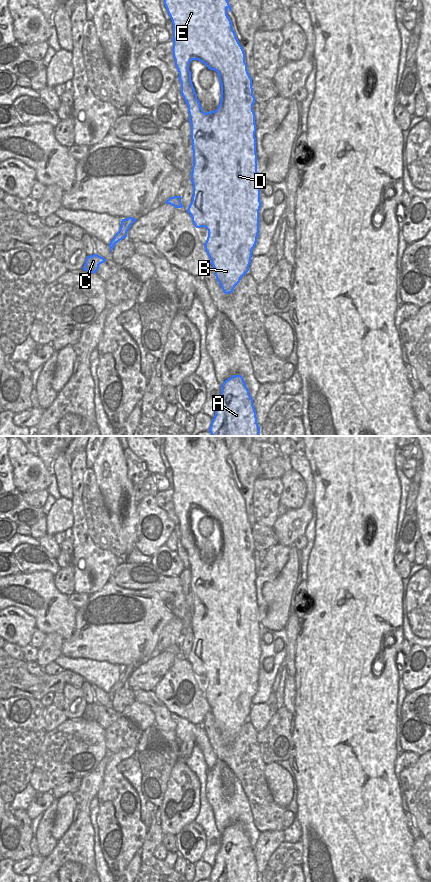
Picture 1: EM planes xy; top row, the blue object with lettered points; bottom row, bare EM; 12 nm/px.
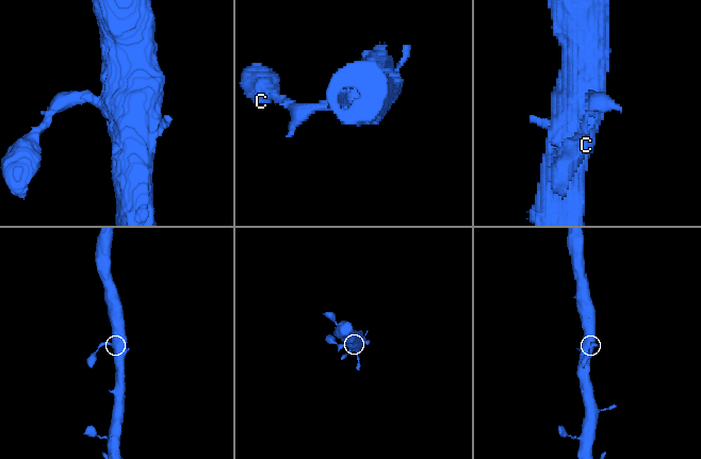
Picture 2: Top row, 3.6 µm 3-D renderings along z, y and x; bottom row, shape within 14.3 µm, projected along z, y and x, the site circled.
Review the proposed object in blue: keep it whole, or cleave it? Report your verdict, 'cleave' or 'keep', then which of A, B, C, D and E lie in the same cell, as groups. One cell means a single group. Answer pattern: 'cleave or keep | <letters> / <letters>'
keep | A B C D E

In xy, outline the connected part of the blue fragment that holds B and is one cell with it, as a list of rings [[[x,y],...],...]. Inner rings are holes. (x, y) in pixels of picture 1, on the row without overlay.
[[[165,436],[164,453],[172,468],[173,472],[173,506],[175,508],[175,514],[179,520],[179,528],[181,530],[181,542],[188,554],[189,570],[191,572],[191,588],[193,598],[193,614],[191,620],[191,630],[193,632],[193,644],[192,649],[186,658],[196,676],[205,675],[208,678],[208,685],[204,691],[204,696],[211,708],[210,712],[215,717],[216,728],[219,730],[222,738],[225,742],[232,741],[235,734],[240,730],[241,726],[249,719],[249,713],[252,706],[252,698],[257,691],[257,685],[259,683],[259,658],[261,655],[260,649],[260,623],[257,620],[257,602],[256,602],[256,572],[255,561],[253,559],[253,553],[255,551],[255,545],[253,543],[252,526],[250,525],[247,512],[245,510],[245,501],[240,493],[236,482],[232,476],[232,471],[227,463],[227,458],[231,460],[231,454],[225,444],[224,440],[219,440],[216,436],[196,436],[197,438],[190,439],[188,436]],[[192,508],[198,508],[204,511],[208,517],[214,518],[219,524],[219,530],[221,532],[221,547],[218,556],[215,559],[209,559],[205,561],[197,547],[197,542],[192,532],[191,520],[189,518],[189,512]]]

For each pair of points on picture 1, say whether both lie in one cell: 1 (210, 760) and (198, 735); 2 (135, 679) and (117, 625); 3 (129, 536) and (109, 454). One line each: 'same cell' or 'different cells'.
1: same cell
2: different cells
3: same cell

